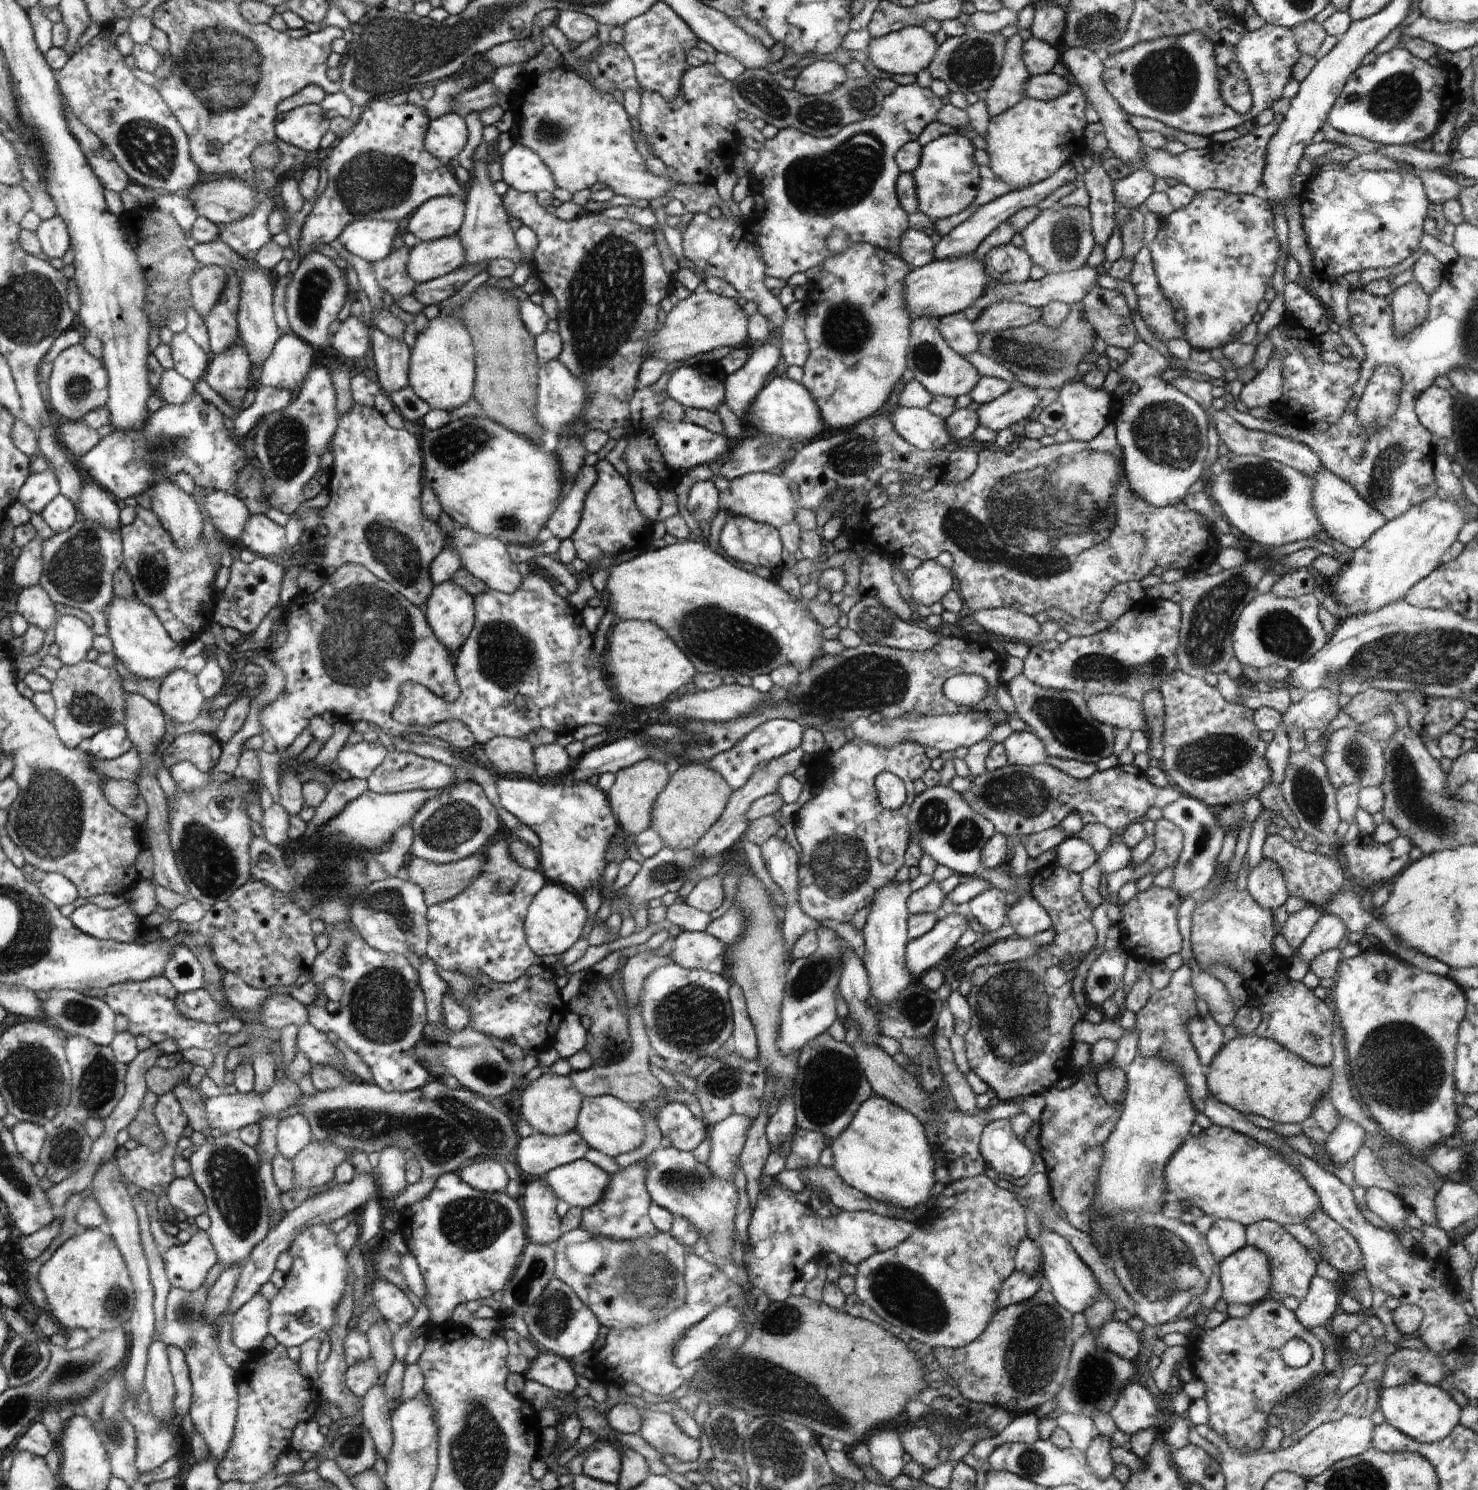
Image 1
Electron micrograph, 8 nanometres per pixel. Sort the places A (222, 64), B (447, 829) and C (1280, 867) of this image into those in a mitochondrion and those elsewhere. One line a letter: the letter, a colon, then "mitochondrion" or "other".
A: mitochondrion
B: mitochondrion
C: other

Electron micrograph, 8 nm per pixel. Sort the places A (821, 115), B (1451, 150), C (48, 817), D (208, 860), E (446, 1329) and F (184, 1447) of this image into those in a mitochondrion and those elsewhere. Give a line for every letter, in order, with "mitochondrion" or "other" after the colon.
A: mitochondrion
B: other
C: mitochondrion
D: mitochondrion
E: other
F: other

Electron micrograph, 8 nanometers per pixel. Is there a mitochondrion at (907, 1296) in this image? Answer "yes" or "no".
yes

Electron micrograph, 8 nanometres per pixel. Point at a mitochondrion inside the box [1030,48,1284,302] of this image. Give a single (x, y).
(1066, 241)

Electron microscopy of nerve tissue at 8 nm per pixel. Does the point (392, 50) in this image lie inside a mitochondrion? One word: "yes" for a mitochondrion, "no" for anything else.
yes

